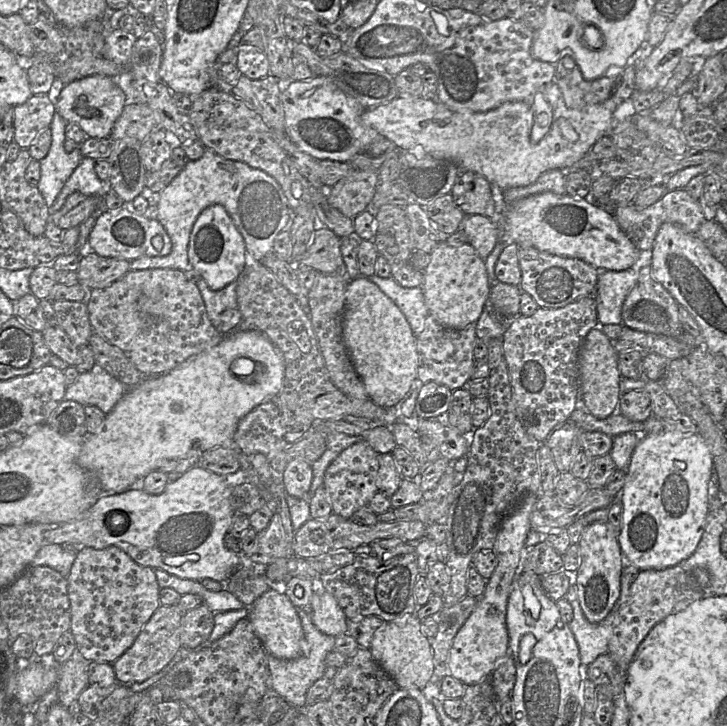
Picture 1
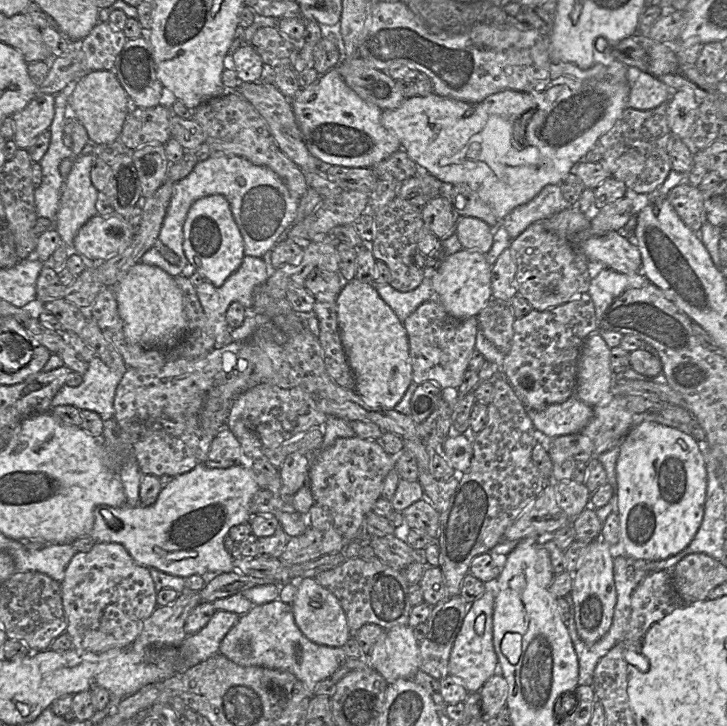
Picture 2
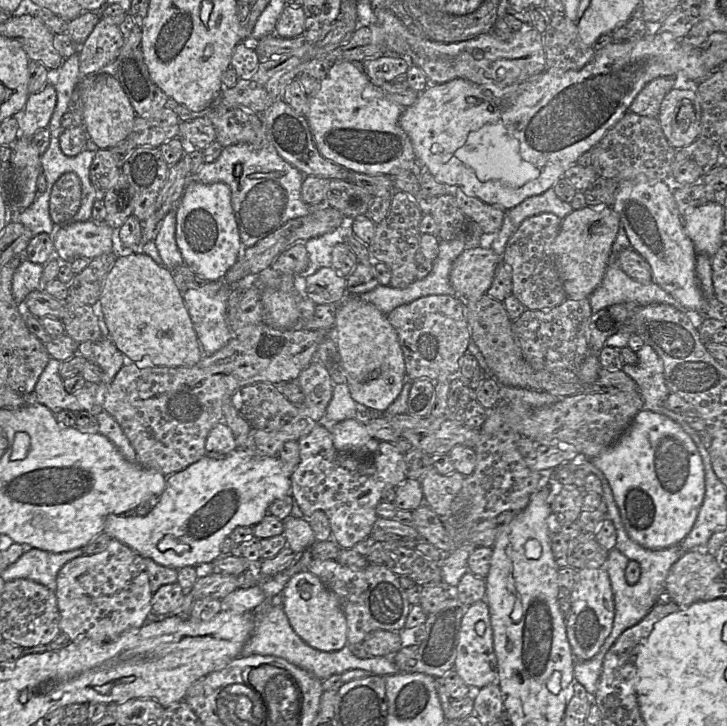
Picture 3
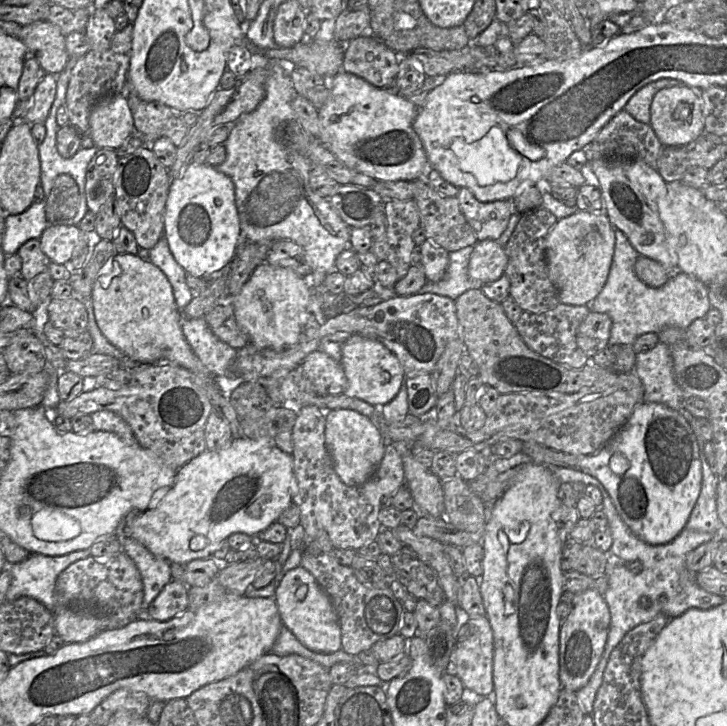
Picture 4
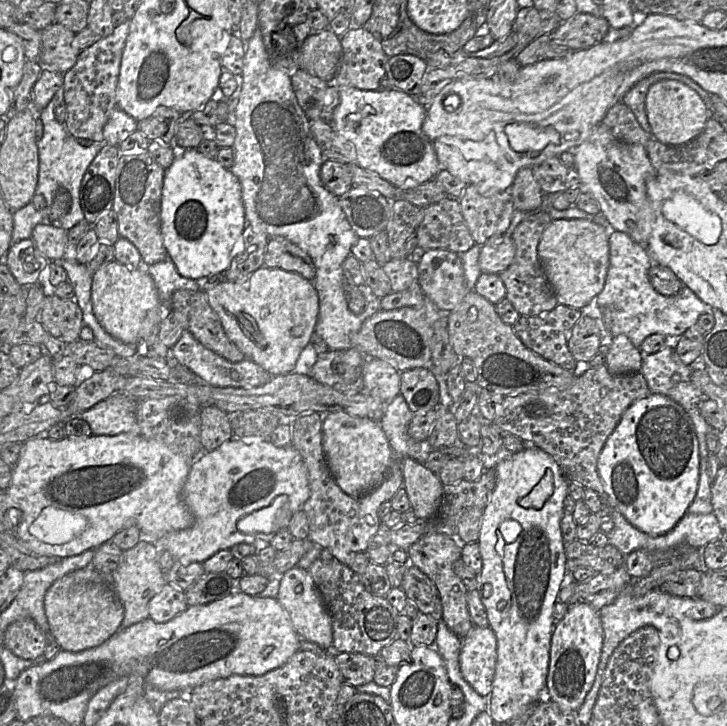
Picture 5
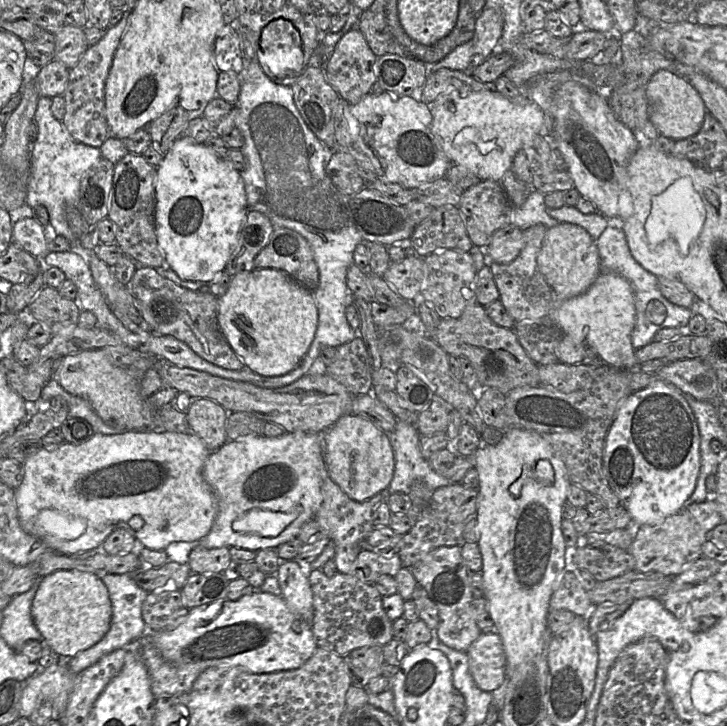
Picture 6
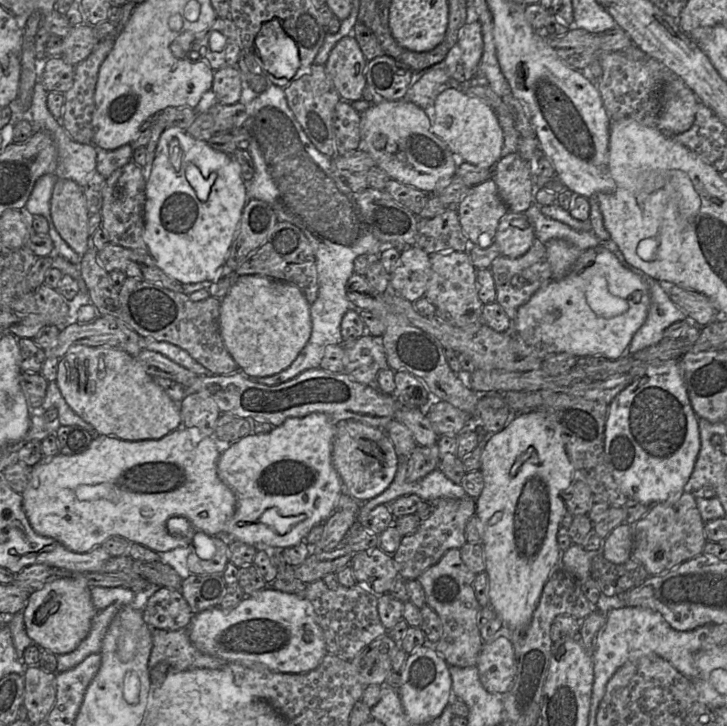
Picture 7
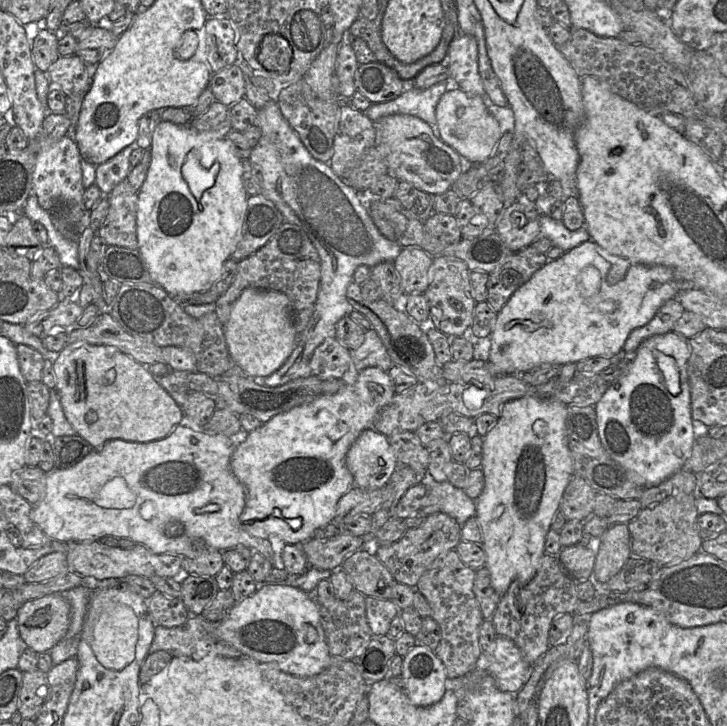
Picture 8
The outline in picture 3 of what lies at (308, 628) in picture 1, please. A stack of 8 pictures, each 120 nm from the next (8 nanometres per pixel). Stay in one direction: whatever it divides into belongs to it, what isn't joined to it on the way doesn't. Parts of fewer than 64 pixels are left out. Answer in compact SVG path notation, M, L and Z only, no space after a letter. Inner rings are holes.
M265 601L254 611L254 629L250 638L244 644L240 656L250 656L253 654L276 656L312 673L321 681L334 674L361 669L369 671L378 676L388 676L401 673L394 663L392 657L370 657L361 659L356 657L349 649L344 646L337 651L321 651L309 646L304 642L291 627L287 615L282 605L273 605L270 601Z

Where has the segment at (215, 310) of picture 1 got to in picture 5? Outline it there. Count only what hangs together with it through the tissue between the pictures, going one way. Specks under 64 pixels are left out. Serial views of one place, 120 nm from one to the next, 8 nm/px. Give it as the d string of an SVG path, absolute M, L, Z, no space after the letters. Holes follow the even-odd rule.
M187 329L173 345L170 354L179 364L198 375L204 382L215 387L252 388L267 383L273 377L250 359L245 358L241 362L233 363L219 356L203 346Z

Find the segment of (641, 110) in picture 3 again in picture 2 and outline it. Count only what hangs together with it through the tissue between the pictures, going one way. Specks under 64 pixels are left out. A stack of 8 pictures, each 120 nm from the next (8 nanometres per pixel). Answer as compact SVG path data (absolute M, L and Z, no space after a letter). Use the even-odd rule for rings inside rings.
M646 72L633 73L627 106L638 110L651 110L668 102L670 88Z

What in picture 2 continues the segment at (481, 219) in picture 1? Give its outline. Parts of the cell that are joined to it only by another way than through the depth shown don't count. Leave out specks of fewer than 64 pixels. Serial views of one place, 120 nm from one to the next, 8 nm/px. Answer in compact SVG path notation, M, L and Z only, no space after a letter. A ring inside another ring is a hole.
M460 216L455 233L464 249L477 250L487 254L493 244L494 228L490 227L483 220Z

